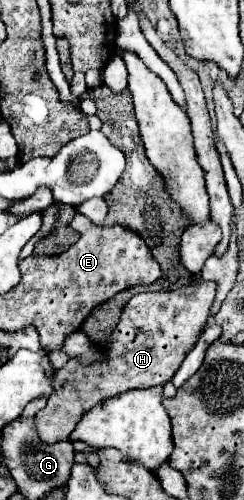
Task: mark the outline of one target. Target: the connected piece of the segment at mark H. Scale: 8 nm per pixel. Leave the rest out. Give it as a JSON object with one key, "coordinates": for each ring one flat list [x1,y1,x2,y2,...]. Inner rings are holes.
{"coordinates":[[200,282,180,286,178,290,132,296,112,330,110,346,104,348,104,358,92,364,84,364,80,358,70,358,66,366,56,372,54,394,48,398,46,408,34,416,38,438,46,444,68,440,82,416,96,404,128,390,166,384,200,338,216,298,216,288,216,282]]}

